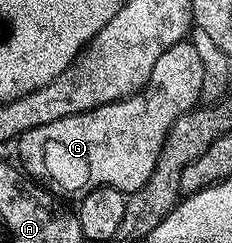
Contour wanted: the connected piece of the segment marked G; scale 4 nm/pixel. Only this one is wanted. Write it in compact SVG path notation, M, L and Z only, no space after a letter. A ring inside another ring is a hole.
M189 39L173 43L173 47L169 47L169 51L161 55L161 59L157 59L153 75L149 75L147 85L141 92L84 113L45 123L45 127L33 127L25 131L17 138L18 160L23 160L22 168L38 184L56 195L82 195L89 189L100 189L102 185L113 187L124 195L135 193L149 179L149 175L152 175L161 145L174 121L200 104L203 80L208 80L208 77L209 74L203 70L201 58L197 55L197 49Z

